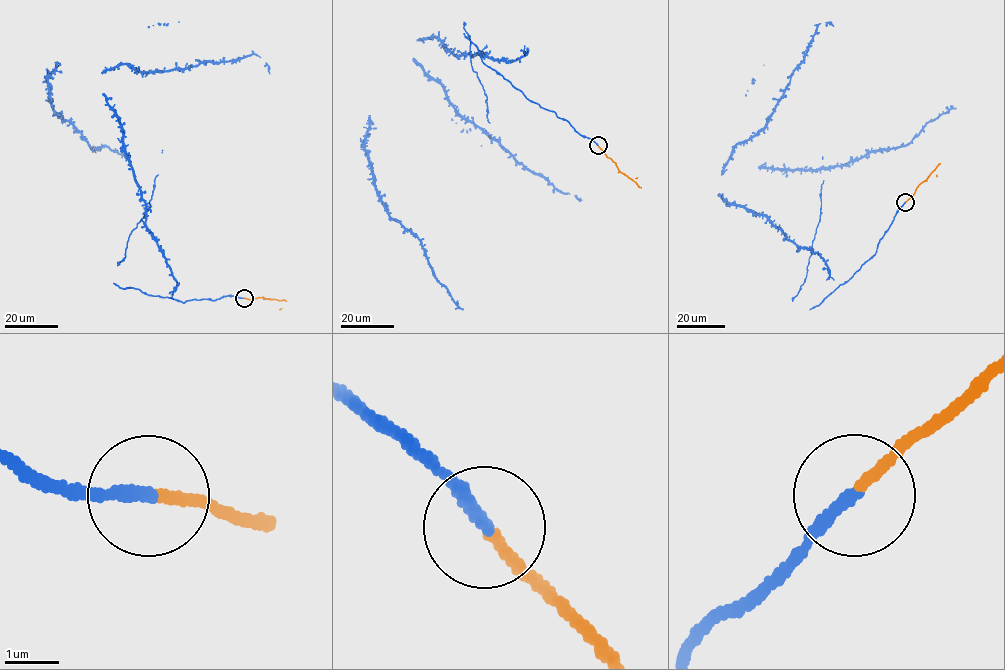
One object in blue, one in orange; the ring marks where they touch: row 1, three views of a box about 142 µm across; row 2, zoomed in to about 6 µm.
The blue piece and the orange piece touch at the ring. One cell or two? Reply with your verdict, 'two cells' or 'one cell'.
two cells

